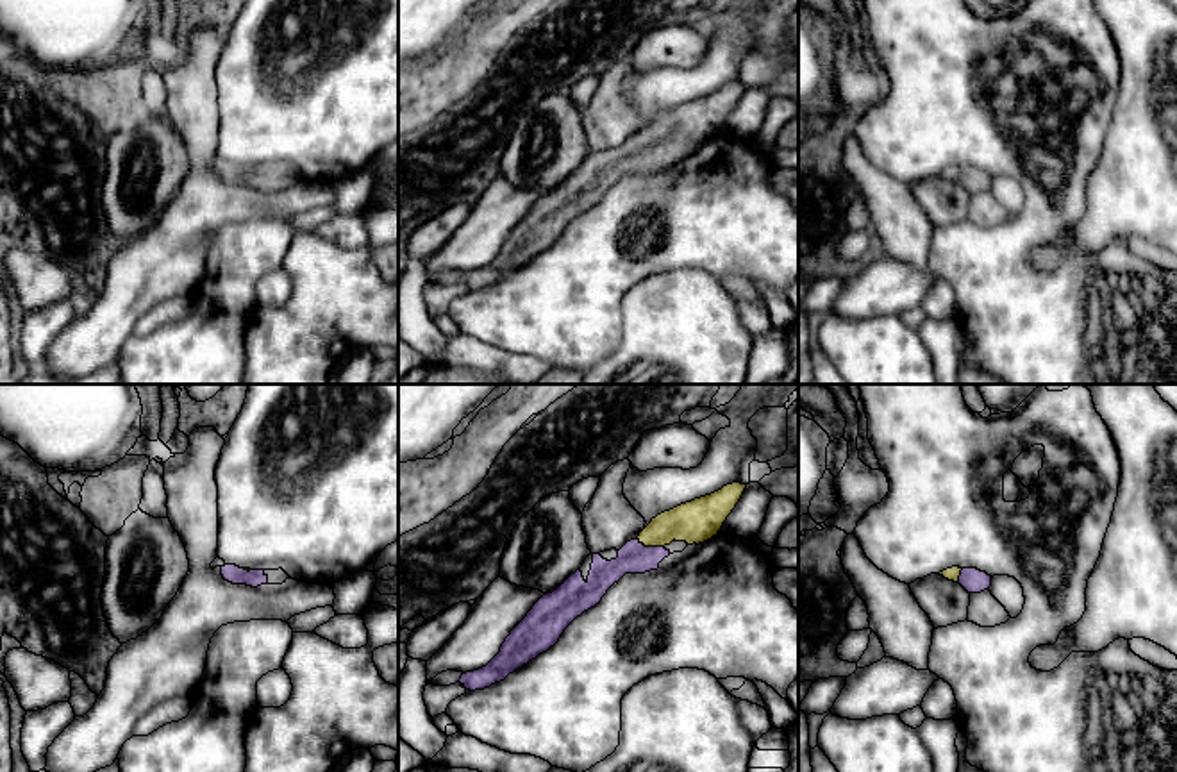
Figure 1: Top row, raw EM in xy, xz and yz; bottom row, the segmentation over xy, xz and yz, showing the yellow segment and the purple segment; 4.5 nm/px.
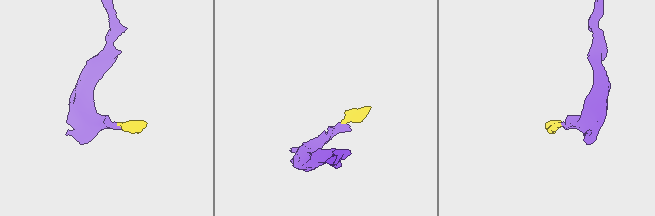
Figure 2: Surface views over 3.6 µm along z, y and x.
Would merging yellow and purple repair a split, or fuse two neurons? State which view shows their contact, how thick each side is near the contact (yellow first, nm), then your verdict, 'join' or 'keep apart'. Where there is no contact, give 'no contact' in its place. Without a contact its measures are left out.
contact in xz; calibres 190 and 140 nm; join

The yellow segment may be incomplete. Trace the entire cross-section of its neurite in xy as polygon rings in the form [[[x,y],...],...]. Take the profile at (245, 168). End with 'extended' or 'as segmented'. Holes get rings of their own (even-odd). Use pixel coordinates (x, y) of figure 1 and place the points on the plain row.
[[[225,164],[221,166],[221,175],[225,180],[232,184],[246,184],[252,188],[268,184],[268,175],[264,173],[264,170],[250,170],[250,168],[239,168],[236,164]]] | extended

